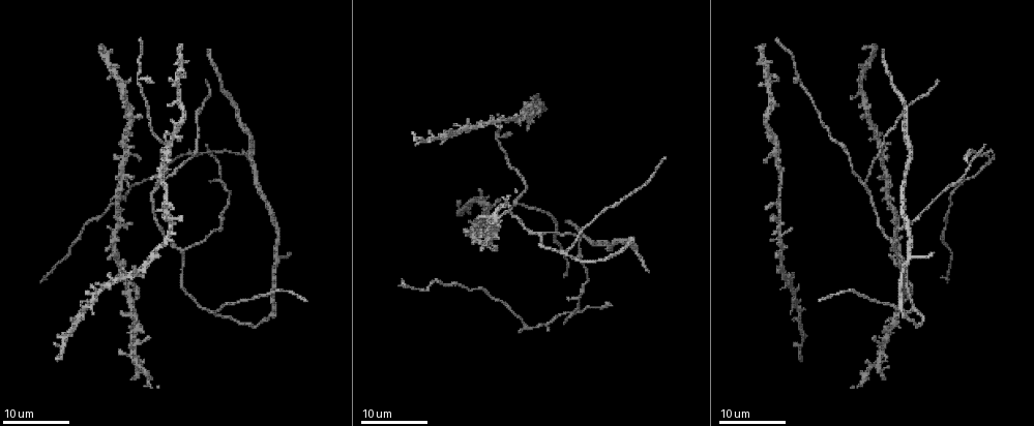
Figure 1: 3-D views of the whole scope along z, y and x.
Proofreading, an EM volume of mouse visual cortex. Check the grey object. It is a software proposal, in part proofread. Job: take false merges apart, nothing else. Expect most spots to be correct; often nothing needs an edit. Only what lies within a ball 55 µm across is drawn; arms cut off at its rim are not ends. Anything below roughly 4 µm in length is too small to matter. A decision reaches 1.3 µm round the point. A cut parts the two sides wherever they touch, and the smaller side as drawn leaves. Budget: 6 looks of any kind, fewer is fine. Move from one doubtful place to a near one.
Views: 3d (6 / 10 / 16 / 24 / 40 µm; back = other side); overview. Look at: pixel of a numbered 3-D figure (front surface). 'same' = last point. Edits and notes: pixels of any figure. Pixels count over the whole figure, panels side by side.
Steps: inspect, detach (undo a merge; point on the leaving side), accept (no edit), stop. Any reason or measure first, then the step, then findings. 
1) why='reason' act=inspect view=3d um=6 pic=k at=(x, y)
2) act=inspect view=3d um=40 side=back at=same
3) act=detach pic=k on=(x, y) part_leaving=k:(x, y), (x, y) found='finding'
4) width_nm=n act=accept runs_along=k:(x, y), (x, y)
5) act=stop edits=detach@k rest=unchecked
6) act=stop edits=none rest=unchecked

why='branch point' act=inspect view=3d um=16 pic=1 at=(541, 235)

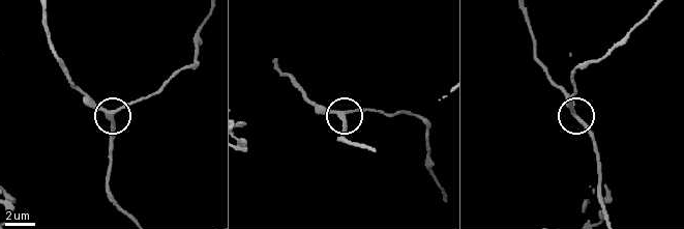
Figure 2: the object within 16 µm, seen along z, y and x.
why='zoom in' act=inspect view=3d um=6 pic=2 at=(575, 113)

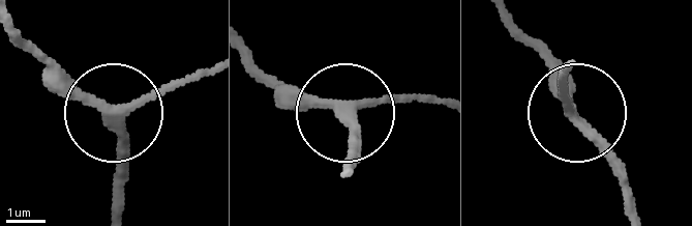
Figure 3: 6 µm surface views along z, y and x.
act=accept runs_along=3:(248, 59), (318, 99), (423, 99) found='one cell here'

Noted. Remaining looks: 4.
act=inspect view=3d um=24 pic=1 at=(516, 202)

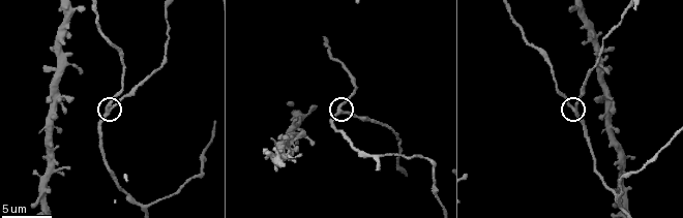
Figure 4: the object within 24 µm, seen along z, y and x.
act=inspect view=3d um=10 pic=4 at=(342, 111)

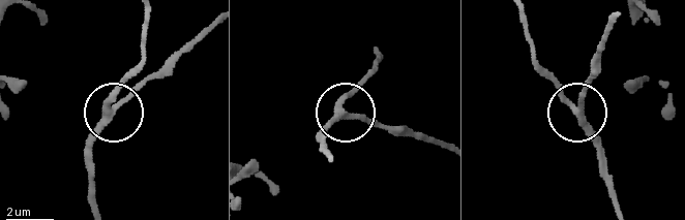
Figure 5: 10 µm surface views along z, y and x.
why='from behind' act=inspect view=3d um=10 side=back pic=5 at=(580, 106)

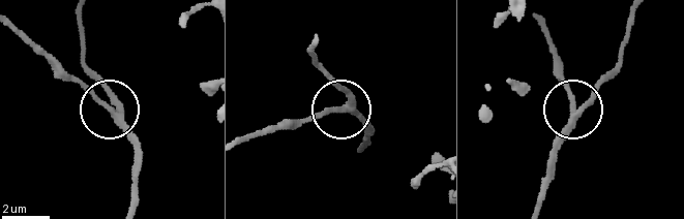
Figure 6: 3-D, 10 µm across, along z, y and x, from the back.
act=accept runs_along=6:(354, 115), (326, 110), (287, 121) found='all the same cell'

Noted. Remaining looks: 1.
act=stop edits=none rest=unchecked

